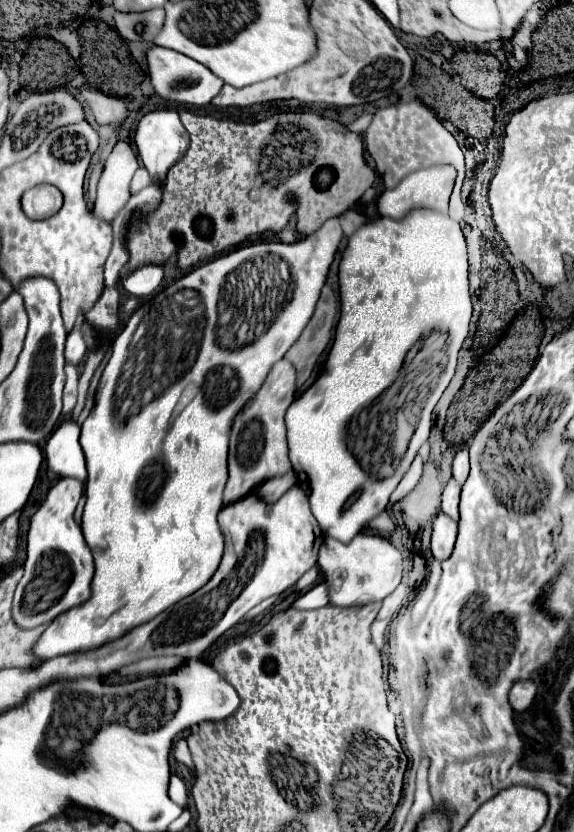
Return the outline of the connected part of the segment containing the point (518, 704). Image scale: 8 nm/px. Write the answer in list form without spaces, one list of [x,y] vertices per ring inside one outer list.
[[[516,682],[510,692],[510,704],[516,712],[526,712],[536,698],[536,684],[534,682]]]

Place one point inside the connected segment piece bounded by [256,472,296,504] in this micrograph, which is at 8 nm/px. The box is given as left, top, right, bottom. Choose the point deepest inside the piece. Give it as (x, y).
(271, 490)

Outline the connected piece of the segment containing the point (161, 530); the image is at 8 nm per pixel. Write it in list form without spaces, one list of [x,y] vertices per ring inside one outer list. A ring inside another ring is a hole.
[[[330,218],[328,222],[322,224],[320,230],[316,230],[308,238],[294,242],[294,244],[260,242],[260,244],[236,248],[234,252],[220,256],[216,260],[210,260],[210,262],[202,264],[200,268],[192,270],[190,274],[186,274],[184,278],[180,278],[178,282],[170,284],[154,300],[142,304],[140,310],[136,310],[130,316],[124,330],[112,342],[112,356],[102,372],[102,378],[100,378],[100,384],[96,390],[96,406],[92,408],[90,416],[82,424],[82,436],[80,436],[82,450],[86,454],[86,466],[90,464],[90,484],[86,482],[86,506],[84,506],[84,514],[82,514],[82,532],[84,532],[86,544],[90,546],[90,550],[94,554],[94,562],[96,562],[96,574],[92,580],[92,598],[86,604],[60,614],[48,626],[48,630],[40,636],[40,640],[34,648],[34,652],[40,660],[48,660],[48,658],[54,658],[60,654],[70,654],[70,652],[92,650],[92,648],[106,644],[108,640],[122,636],[130,628],[152,620],[154,616],[164,612],[168,606],[190,596],[192,592],[196,592],[196,588],[202,588],[210,580],[210,576],[216,572],[220,558],[222,558],[222,550],[224,550],[224,536],[218,528],[216,516],[222,508],[224,484],[228,482],[228,464],[226,464],[228,460],[226,458],[228,458],[228,432],[232,430],[232,420],[236,414],[240,414],[244,404],[260,390],[260,386],[264,384],[272,366],[284,358],[284,354],[300,338],[302,330],[308,326],[308,322],[314,314],[316,302],[320,298],[320,290],[326,282],[328,268],[336,256],[340,240],[342,240],[340,222],[338,222],[338,218]],[[136,332],[140,332],[136,346],[142,346],[146,352],[152,352],[152,354],[156,354],[156,352],[168,354],[168,368],[124,368],[130,358],[130,346],[132,346],[132,340],[136,338]],[[150,458],[153,459],[156,466],[148,466]]]

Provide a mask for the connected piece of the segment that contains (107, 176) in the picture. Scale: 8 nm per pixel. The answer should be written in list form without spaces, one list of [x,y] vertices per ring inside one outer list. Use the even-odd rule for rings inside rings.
[[[118,141],[110,152],[98,182],[94,214],[112,222],[130,198],[130,180],[138,168],[138,158],[126,141]]]

